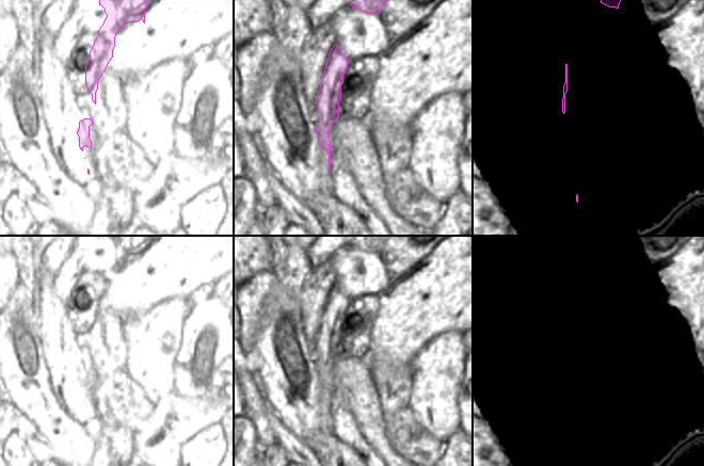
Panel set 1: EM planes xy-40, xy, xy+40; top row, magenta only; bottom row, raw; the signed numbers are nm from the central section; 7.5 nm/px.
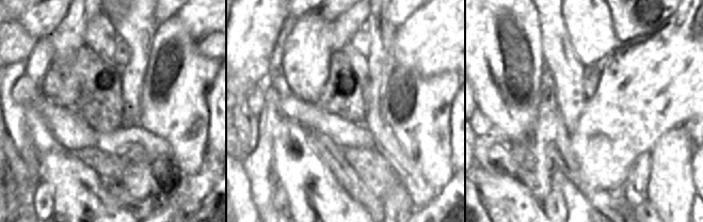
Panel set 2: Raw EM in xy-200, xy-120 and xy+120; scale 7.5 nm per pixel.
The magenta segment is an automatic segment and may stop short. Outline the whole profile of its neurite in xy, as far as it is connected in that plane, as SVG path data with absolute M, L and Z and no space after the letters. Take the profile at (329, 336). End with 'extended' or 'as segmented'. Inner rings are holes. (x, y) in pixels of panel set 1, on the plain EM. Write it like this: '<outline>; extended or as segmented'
M335 283L329 292L326 305L322 314L320 328L316 337L318 350L322 358L318 360L318 384L320 388L320 409L322 412L322 424L325 430L333 432L331 417L331 380L329 369L339 356L339 341L341 339L341 324L343 315L350 299L341 292Z; extended

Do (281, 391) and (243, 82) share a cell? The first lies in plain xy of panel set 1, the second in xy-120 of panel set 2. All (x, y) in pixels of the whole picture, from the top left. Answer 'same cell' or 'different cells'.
different cells

